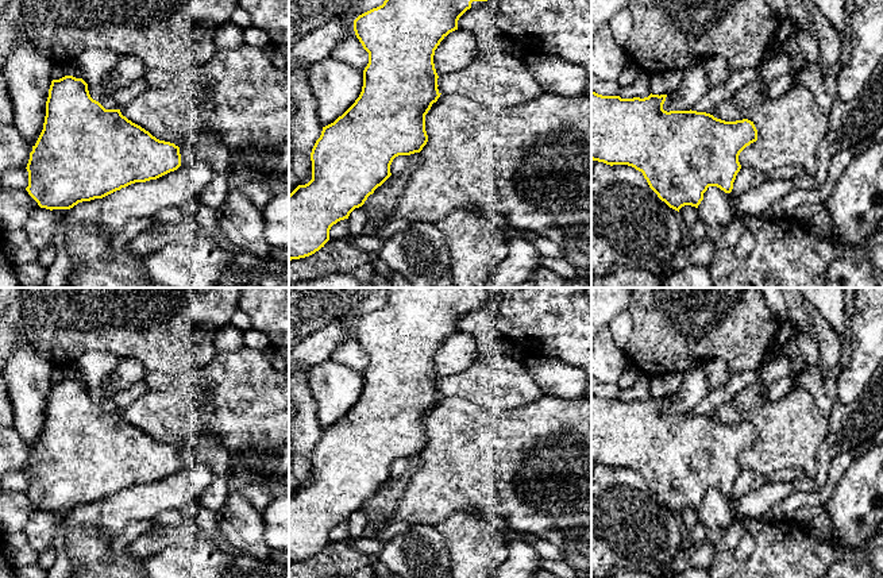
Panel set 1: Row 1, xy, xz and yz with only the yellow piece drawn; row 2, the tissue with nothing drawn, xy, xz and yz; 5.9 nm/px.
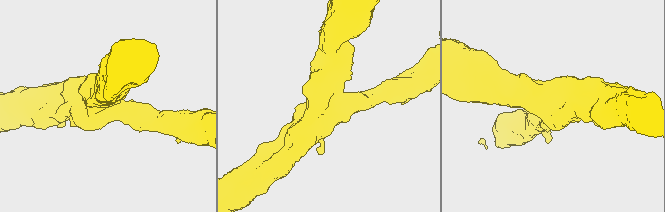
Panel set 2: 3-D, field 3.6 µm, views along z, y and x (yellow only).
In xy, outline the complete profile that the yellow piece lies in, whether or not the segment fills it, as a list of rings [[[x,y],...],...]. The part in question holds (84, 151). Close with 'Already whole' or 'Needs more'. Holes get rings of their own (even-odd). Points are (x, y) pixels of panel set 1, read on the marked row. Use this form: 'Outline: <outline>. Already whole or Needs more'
Outline: [[[82,78],[53,80],[46,101],[43,130],[27,163],[26,190],[46,209],[70,209],[78,203],[103,199],[135,182],[157,180],[181,166],[180,147],[159,140],[122,115],[93,100]]]. Already whole

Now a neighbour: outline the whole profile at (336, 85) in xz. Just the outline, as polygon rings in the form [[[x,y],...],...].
[[[329,55],[309,66],[308,82],[316,97],[319,123],[325,127],[342,116],[359,97],[363,72]]]

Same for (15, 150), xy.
[[[0,123],[0,189],[4,174],[11,169],[26,169],[32,144],[14,127]]]

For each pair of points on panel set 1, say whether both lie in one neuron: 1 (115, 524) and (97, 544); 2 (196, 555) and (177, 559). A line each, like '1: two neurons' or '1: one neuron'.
1: two neurons
2: one neuron

